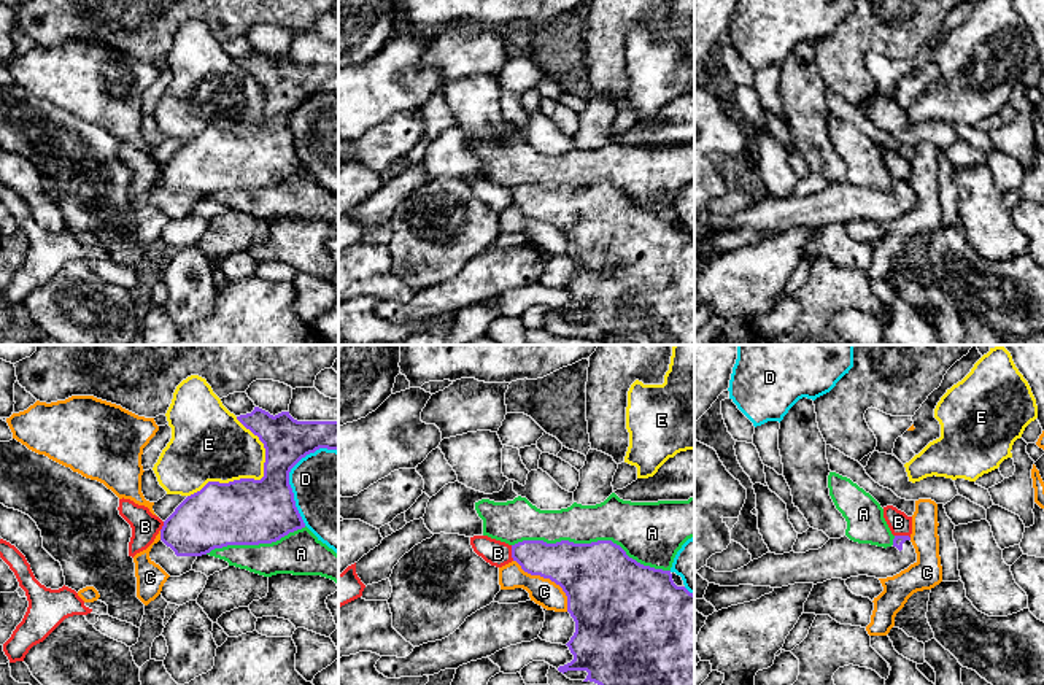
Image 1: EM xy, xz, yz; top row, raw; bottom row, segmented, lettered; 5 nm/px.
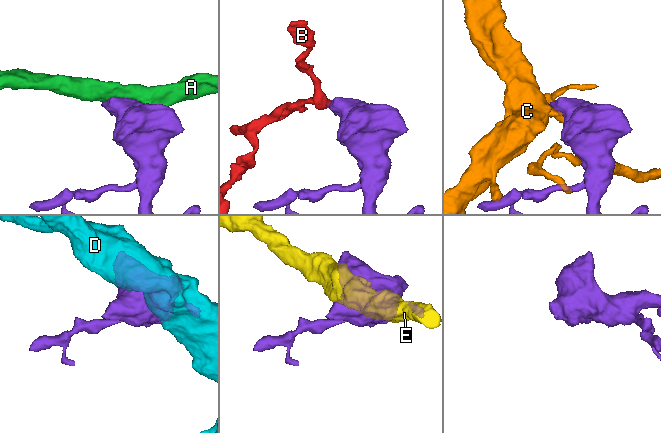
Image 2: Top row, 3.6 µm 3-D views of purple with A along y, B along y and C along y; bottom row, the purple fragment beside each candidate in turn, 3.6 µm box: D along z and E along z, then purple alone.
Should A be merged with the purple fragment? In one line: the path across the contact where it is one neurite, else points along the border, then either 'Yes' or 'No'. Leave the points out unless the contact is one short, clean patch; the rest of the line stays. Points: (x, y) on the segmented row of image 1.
No

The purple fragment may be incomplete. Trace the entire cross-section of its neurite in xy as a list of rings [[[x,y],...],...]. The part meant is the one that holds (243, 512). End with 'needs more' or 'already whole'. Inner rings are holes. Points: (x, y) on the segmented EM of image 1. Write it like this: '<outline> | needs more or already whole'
[[[254,407],[251,413],[237,416],[237,420],[264,443],[264,477],[261,480],[240,478],[229,483],[208,482],[175,509],[164,521],[160,540],[149,551],[151,561],[170,577],[189,572],[199,556],[215,548],[272,544],[305,528],[296,507],[289,472],[302,458],[319,448],[338,451],[338,421],[297,421],[289,412],[273,416],[259,407]]] | needs more

